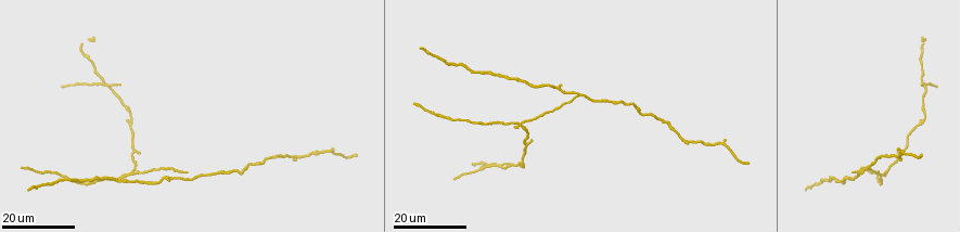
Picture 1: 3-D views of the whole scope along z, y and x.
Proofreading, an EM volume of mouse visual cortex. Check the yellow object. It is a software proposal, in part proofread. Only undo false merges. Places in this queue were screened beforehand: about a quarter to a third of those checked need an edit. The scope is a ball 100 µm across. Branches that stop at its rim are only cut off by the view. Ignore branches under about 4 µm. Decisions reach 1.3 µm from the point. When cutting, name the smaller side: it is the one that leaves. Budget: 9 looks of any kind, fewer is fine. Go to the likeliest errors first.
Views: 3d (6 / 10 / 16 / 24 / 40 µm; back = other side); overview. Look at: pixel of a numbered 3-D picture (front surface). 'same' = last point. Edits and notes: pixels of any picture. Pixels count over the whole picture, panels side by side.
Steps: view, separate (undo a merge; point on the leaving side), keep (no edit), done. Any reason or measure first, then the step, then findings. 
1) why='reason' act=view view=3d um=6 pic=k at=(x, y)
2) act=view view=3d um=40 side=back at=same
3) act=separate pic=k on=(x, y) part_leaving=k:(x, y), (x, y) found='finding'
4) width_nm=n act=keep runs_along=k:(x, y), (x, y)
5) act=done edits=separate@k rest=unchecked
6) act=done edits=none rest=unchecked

why='four arms meet' act=view view=3d um=24 pic=1 at=(883, 175)

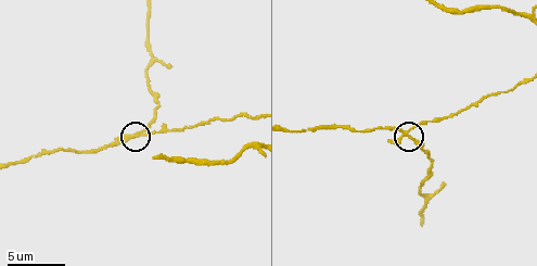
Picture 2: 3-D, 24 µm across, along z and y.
act=view view=3d um=10 pic=2 at=(129, 137)

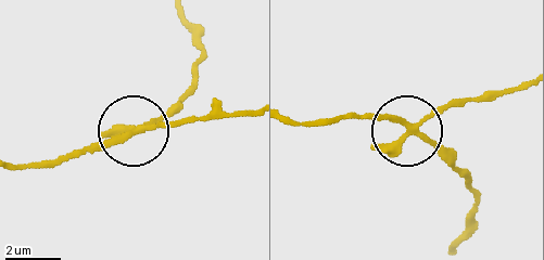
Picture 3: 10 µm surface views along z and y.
arms=4 act=separate pic=3 on=(376, 144) part_leaving=3:(418, 127), (521, 89) found='a second cell is stuck on'

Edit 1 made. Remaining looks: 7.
why='three arms meet' act=view view=3d um=24 pic=1 at=(103, 84)

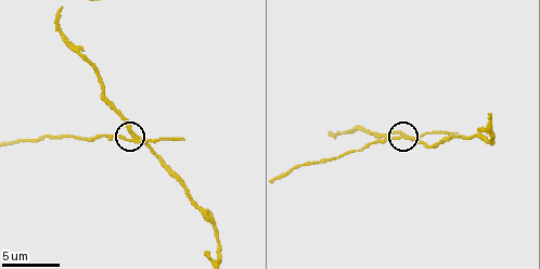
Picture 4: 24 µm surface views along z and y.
why='zoom in' act=view view=3d um=6 pic=4 at=(134, 137)

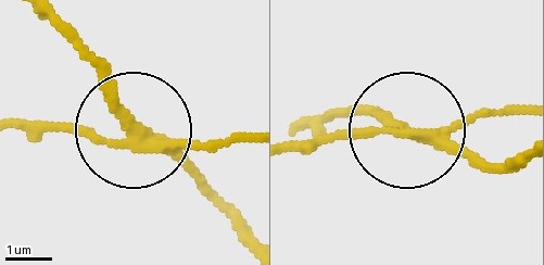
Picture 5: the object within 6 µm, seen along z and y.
act=separate pic=5 on=(210, 146) part_leaving=5:(143, 149), (20, 125) found='a second cell is stuck on'

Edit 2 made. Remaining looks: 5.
why='a narrow waist' act=view view=3d um=16 pic=1 at=(720, 143)

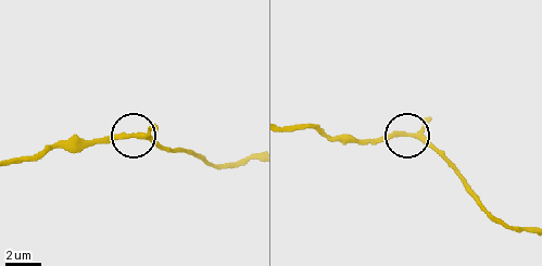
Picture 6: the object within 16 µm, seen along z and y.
act=view view=3d um=10 pic=6 at=(131, 135)

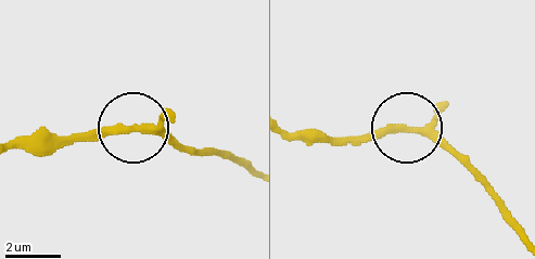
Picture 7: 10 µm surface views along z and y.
arms=3 act=keep runs_along=7:(288, 132), (365, 140), (428, 126), (481, 172) found='all the same cell'

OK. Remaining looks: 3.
why='sudden change in width' act=view view=3d um=16 pic=4 at=(490, 141)

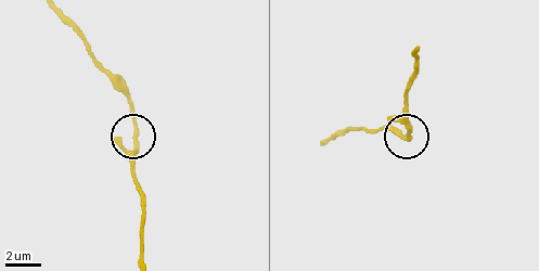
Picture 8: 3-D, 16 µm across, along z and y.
act=keep runs_along=8:(142, 252), (142, 195), (132, 173), (132, 107), (128, 87) found='continuous, no second cell'

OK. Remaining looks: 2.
act=done edits=separate@3,separate@5 rest=unchecked

